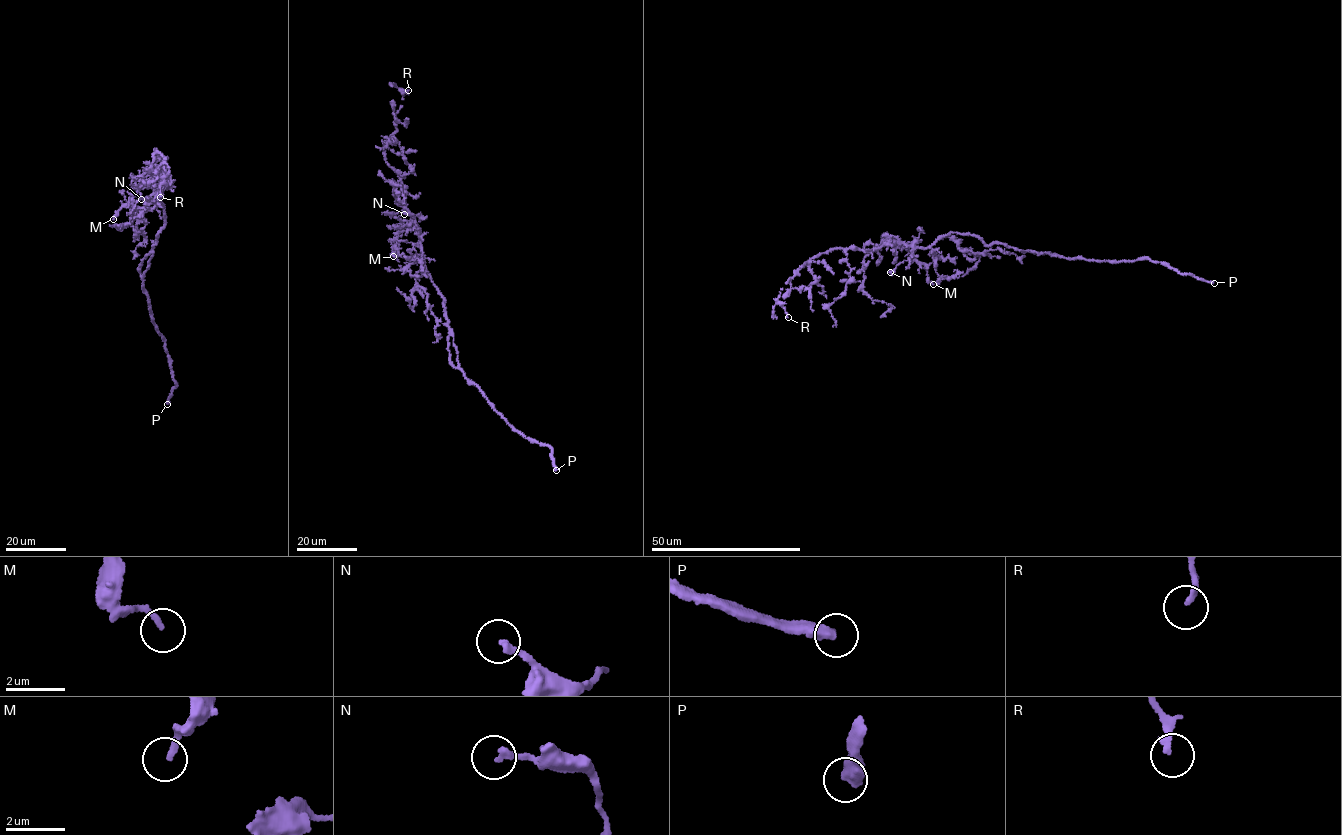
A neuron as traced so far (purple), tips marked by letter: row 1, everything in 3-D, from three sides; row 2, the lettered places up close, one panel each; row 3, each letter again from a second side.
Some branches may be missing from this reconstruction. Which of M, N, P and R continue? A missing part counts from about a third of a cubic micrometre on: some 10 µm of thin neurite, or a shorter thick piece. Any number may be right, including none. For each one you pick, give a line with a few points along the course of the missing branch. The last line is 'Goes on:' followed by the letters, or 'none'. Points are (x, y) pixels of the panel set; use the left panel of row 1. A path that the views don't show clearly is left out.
Goes on: none

